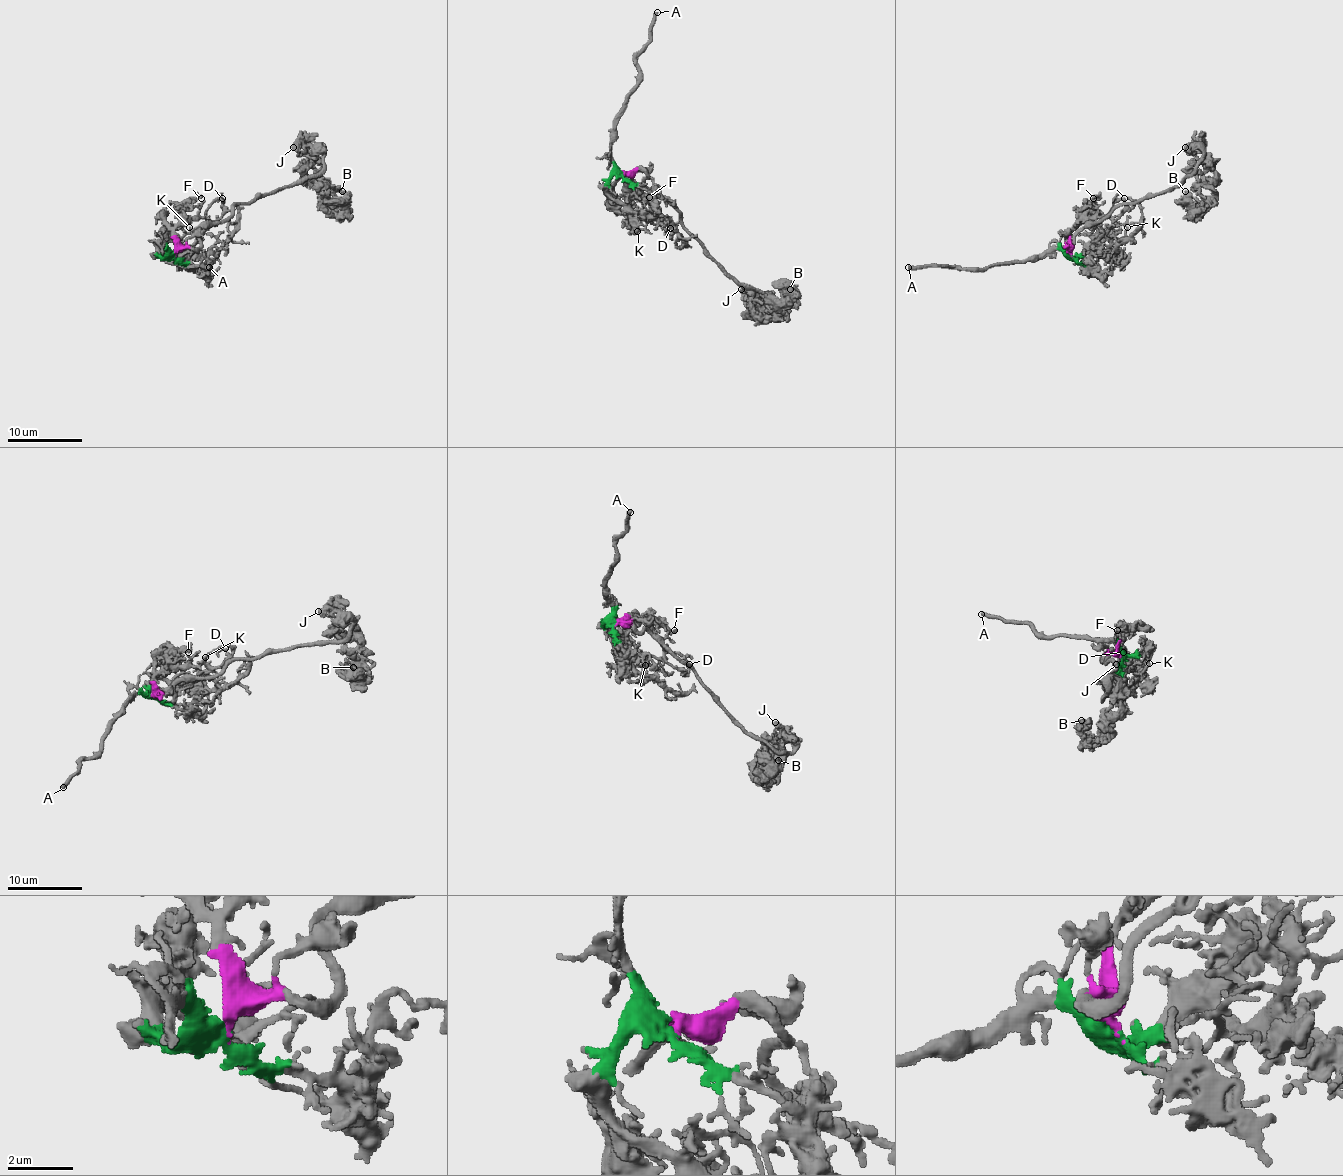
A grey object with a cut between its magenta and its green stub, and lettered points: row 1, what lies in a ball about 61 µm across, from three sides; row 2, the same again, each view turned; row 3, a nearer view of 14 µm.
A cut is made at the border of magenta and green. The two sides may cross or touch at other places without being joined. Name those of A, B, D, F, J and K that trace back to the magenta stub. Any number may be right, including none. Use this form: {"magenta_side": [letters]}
{"magenta_side": ["B", "D", "F", "J"]}

